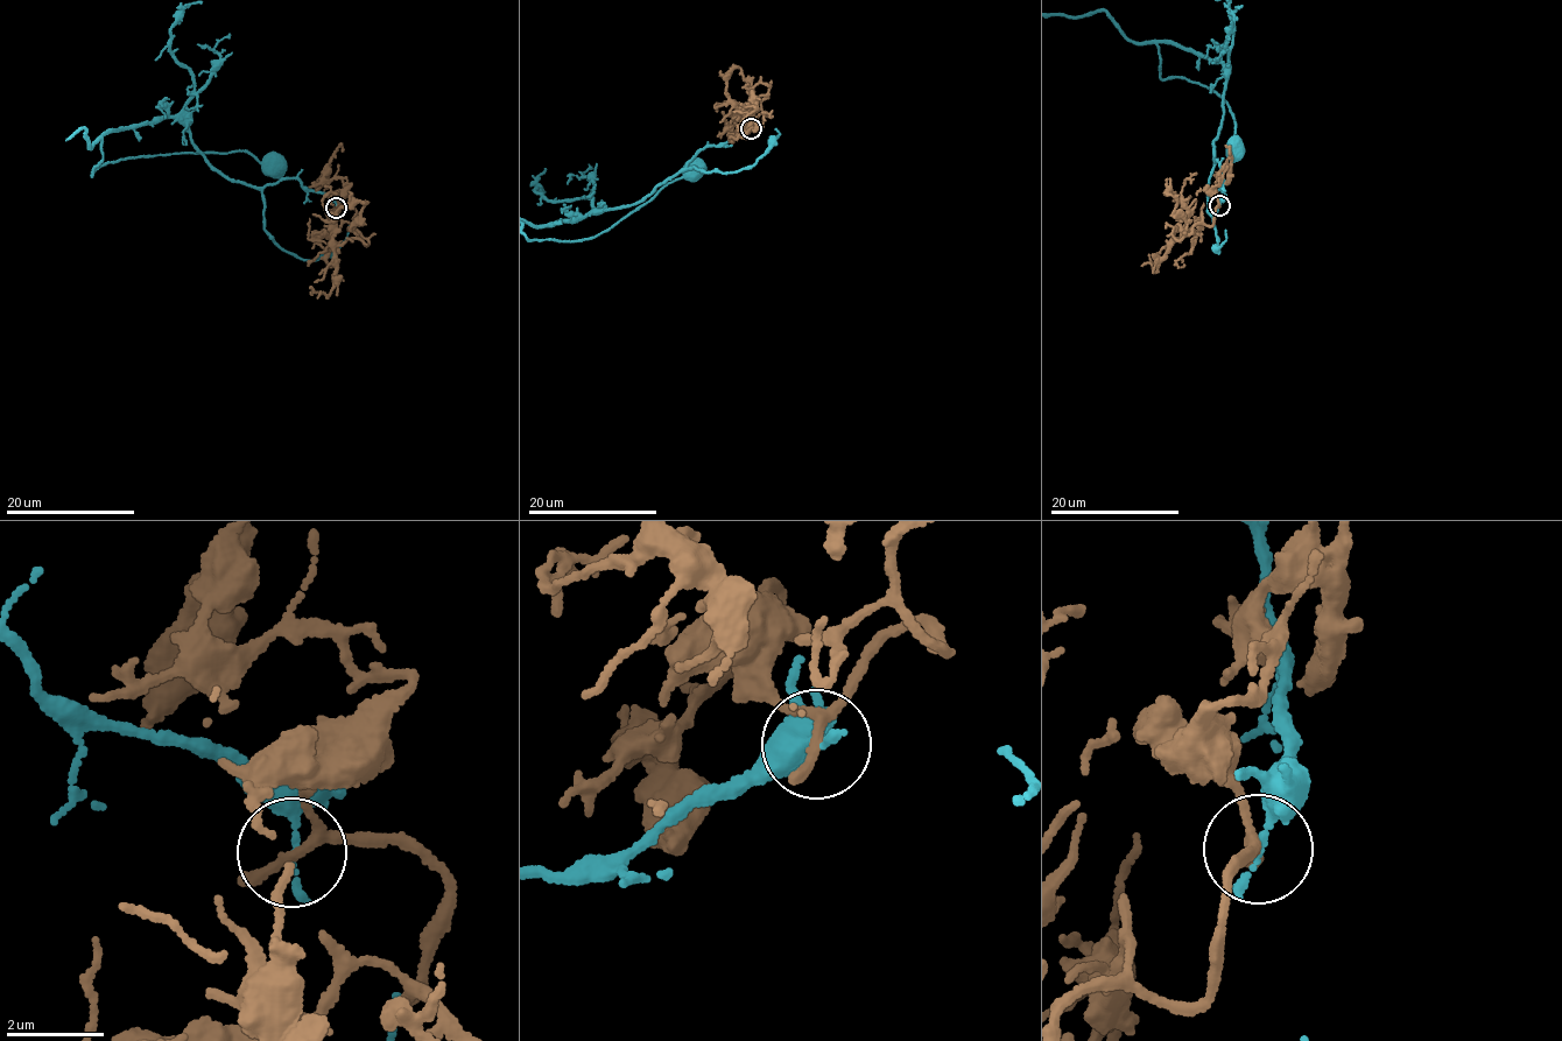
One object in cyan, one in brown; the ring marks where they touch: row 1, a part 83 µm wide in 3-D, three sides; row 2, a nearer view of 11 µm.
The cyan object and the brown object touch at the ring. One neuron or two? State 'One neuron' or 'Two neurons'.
Two neurons

